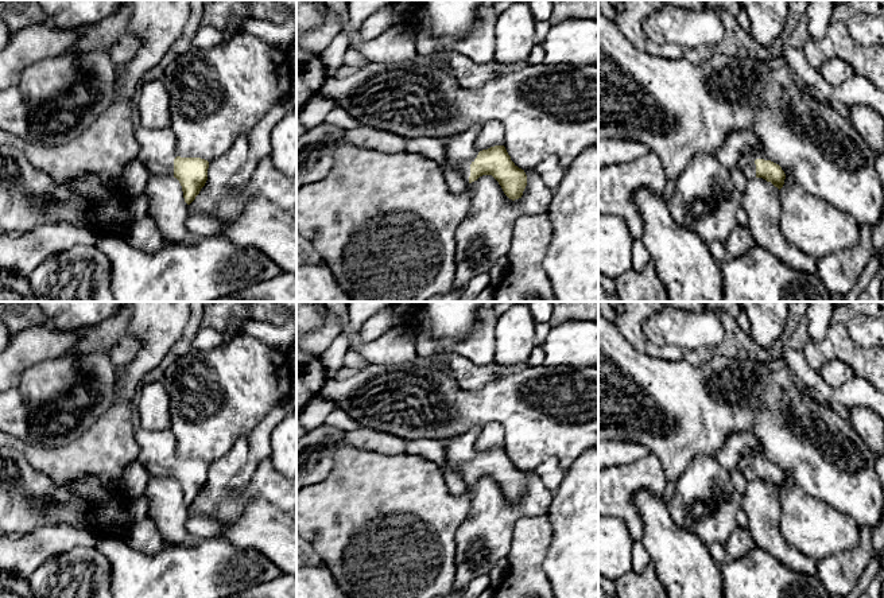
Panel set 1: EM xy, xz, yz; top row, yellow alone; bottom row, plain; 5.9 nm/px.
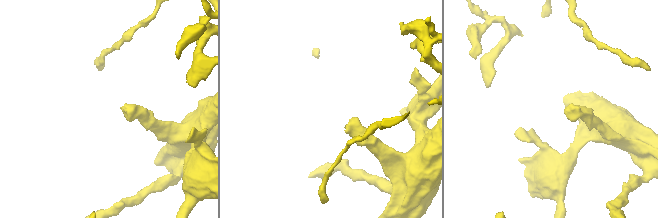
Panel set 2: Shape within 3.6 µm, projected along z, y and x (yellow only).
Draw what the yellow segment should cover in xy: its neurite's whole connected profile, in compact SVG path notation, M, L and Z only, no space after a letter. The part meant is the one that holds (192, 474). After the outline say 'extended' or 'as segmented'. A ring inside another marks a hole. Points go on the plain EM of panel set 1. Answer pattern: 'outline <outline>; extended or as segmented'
outline M181 459L174 461L174 479L182 488L183 500L190 506L199 496L208 482L209 463L201 459Z; as segmented

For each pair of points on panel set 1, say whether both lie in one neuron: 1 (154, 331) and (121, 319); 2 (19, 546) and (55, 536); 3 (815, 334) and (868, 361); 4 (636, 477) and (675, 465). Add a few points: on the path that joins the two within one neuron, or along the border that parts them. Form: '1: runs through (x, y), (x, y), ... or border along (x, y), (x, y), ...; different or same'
1: border along (131, 315), (130, 331), (140, 342), (138, 353); different
2: runs through (28, 546), (46, 542); same
3: border along (832, 315), (826, 334), (821, 340), (809, 340); different
4: border along (651, 453), (658, 459), (662, 473), (667, 480); different

